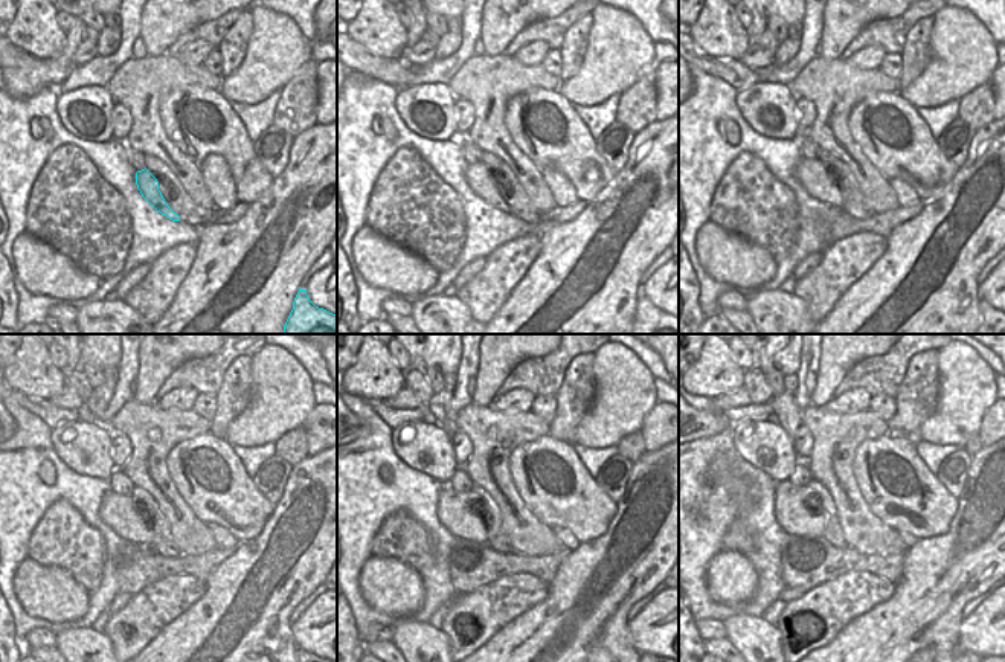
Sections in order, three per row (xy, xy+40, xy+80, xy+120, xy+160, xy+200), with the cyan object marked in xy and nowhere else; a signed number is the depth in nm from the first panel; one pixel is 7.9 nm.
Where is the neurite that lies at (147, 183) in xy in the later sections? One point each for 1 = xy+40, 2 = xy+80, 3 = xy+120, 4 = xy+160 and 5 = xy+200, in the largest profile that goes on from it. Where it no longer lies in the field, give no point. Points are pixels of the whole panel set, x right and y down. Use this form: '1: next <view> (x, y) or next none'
1: next xy+40 (479, 179)
2: next xy+80 (815, 176)
3: next xy+120 (124, 517)
4: next xy+160 (465, 517)
5: next xy+200 (807, 522)

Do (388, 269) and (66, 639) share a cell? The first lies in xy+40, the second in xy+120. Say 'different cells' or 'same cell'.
different cells

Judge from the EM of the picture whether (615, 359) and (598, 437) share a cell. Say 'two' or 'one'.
one

